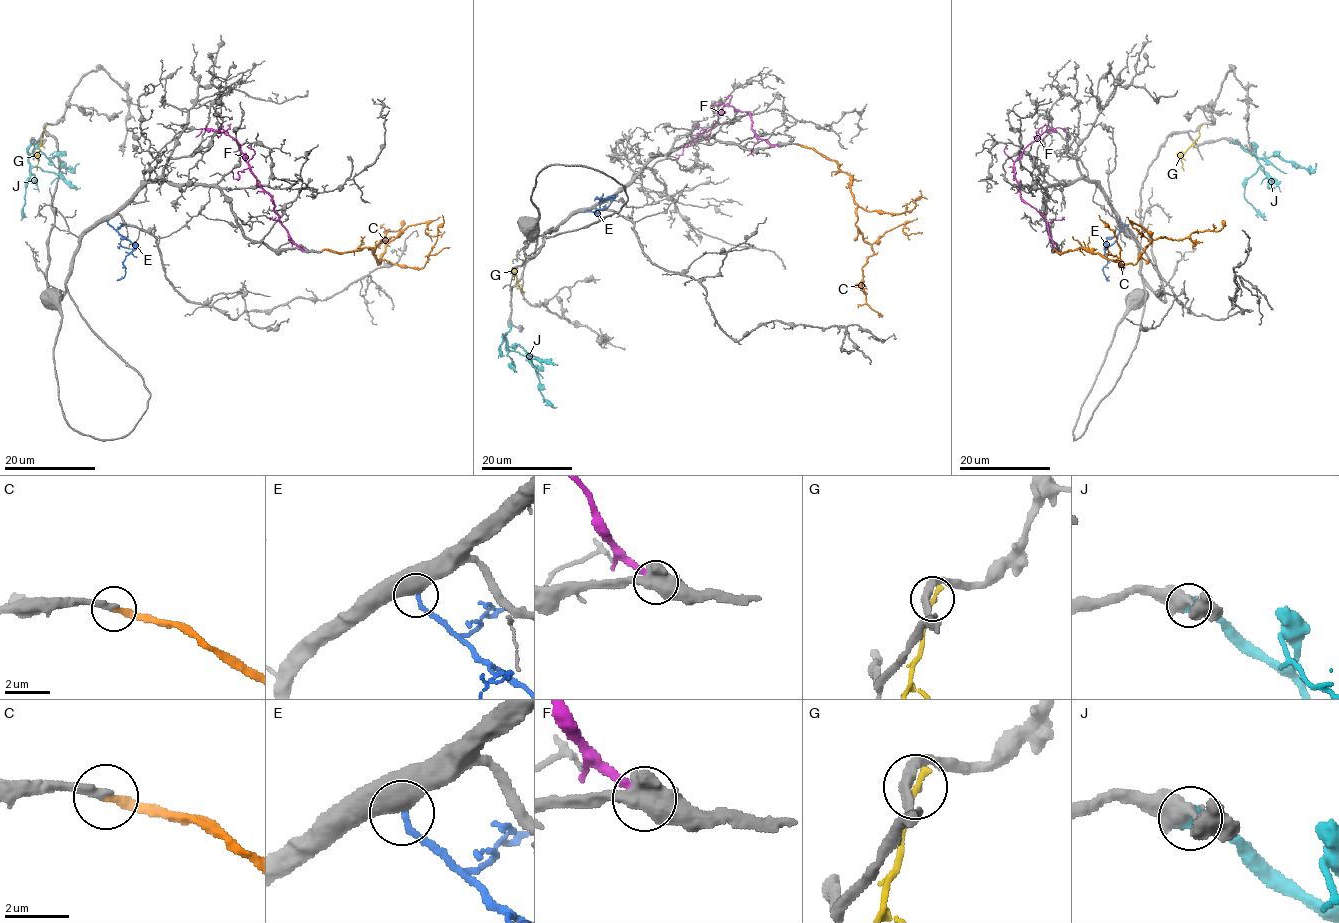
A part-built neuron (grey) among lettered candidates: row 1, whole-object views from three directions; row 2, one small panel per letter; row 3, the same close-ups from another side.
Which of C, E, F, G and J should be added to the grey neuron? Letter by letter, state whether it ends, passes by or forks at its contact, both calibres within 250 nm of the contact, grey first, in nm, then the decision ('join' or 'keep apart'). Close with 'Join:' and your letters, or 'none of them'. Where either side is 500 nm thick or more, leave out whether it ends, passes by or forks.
C: it ends; calibres 320 and 260 nm; join
E: calibres 750 and 200 nm; keep apart
F: calibres 600 and 280 nm; keep apart
G: it ends; calibres 340 and 240 nm; keep apart
J: calibres 550 and 550 nm; join
Join: C, J

